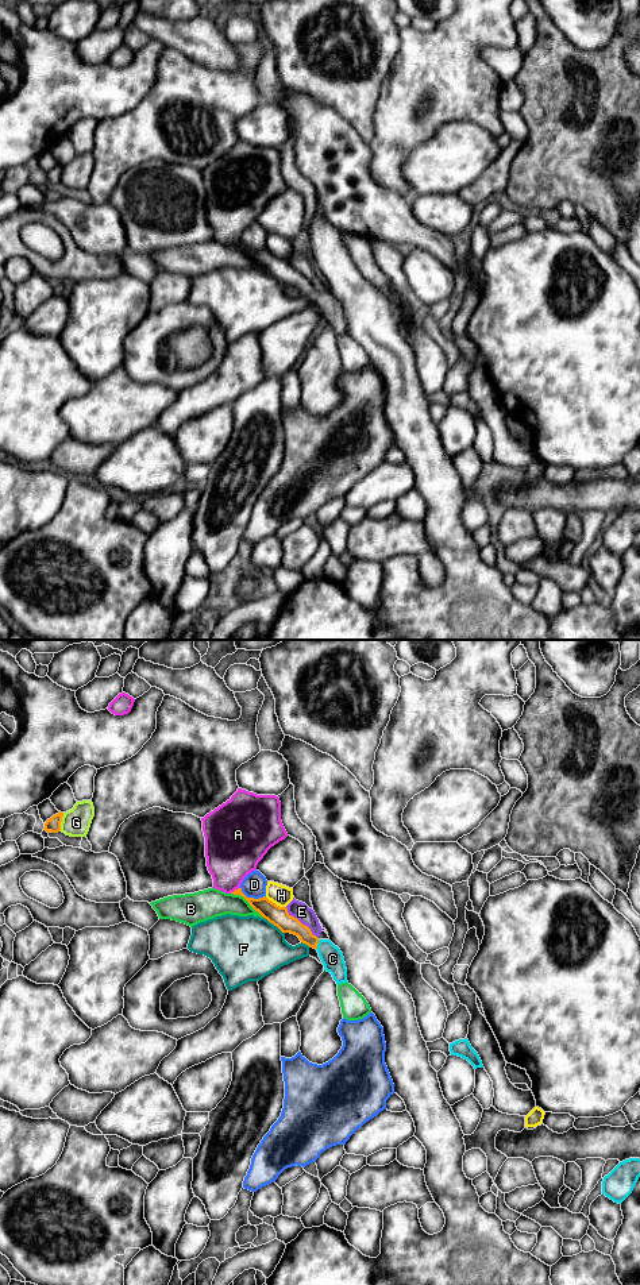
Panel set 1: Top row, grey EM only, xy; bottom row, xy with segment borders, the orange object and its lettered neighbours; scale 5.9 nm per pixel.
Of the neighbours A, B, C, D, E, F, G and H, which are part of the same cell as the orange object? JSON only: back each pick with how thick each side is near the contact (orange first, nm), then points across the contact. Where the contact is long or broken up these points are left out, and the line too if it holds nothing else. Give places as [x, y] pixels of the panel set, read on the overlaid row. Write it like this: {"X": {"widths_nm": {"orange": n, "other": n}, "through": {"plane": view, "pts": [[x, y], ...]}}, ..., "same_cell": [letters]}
{"C": {"widths_nm": {"orange": 110, "other": 130}, "through": {"plane": "xy", "pts": [[286, 923], [297, 927], [316, 945], [332, 959]]}}, "same_cell": ["C"]}

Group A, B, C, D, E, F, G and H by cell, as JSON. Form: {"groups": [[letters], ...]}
{"groups": [["A"], ["B"], ["C"], ["D"], ["E"], ["F"], ["G"], ["H"]]}

